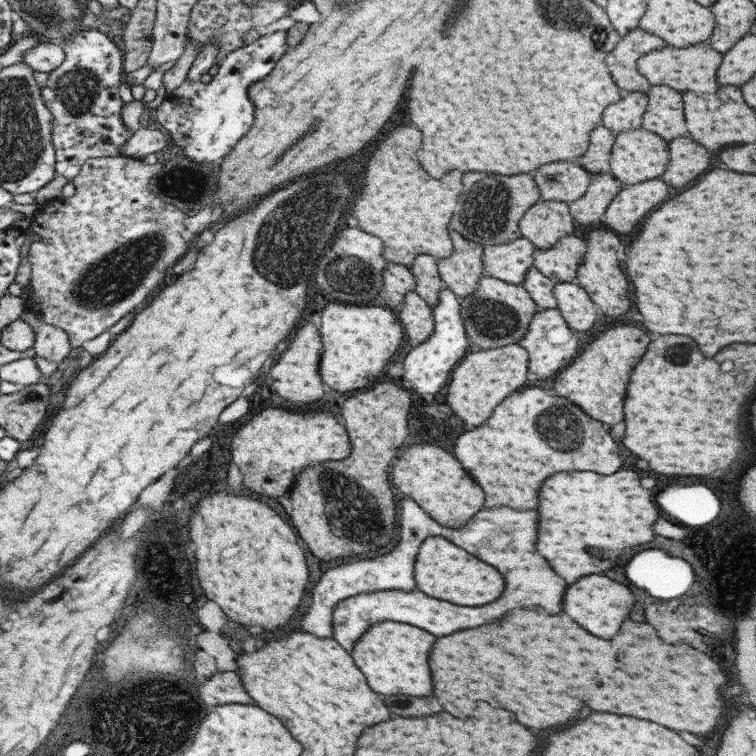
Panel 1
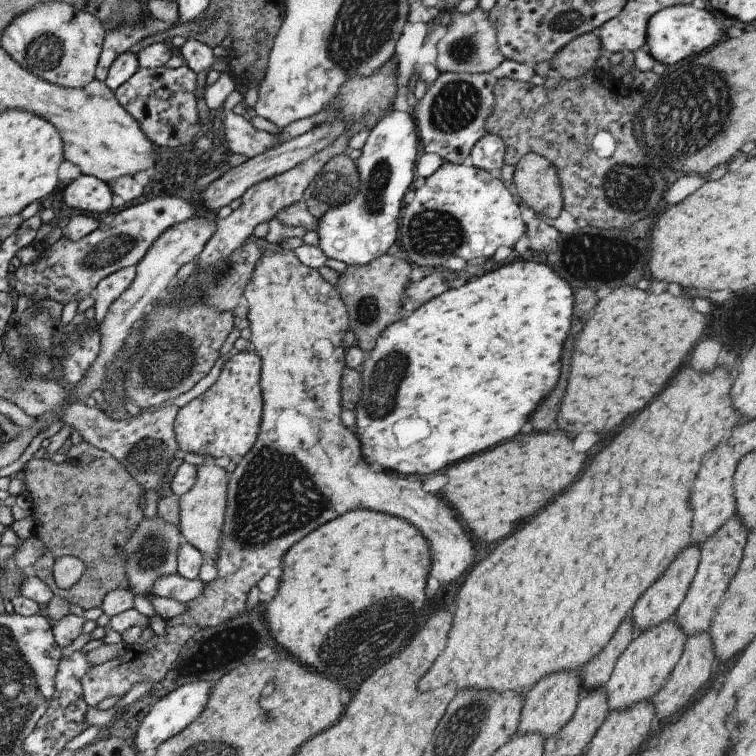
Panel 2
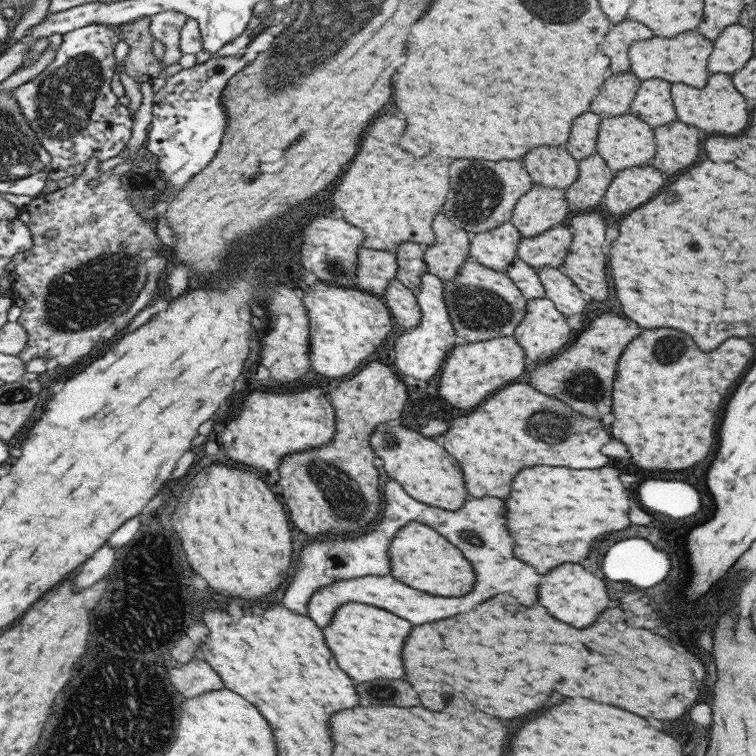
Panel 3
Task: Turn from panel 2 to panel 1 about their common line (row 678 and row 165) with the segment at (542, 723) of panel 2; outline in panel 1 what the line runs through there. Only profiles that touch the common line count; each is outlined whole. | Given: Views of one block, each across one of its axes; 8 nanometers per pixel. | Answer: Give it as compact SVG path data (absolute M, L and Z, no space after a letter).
M565 160L543 164L531 175L541 200L566 203L577 200L585 192L590 179L590 173L583 167Z

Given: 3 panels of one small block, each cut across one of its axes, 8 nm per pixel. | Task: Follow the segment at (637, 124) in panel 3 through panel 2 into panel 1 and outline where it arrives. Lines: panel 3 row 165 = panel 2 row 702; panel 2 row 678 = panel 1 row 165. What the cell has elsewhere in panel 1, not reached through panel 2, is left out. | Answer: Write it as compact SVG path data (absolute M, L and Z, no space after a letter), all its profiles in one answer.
M643 128L619 131L614 134L608 158L610 173L624 186L660 177L668 161L668 143L655 133Z

